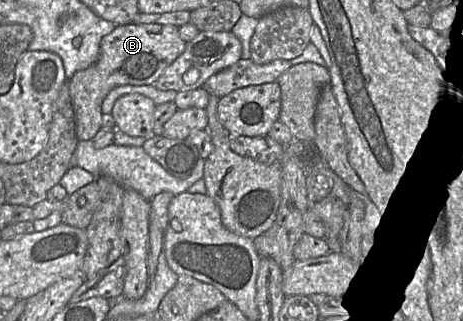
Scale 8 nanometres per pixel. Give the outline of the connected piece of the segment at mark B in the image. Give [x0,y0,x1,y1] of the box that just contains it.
[68,23,186,140]

